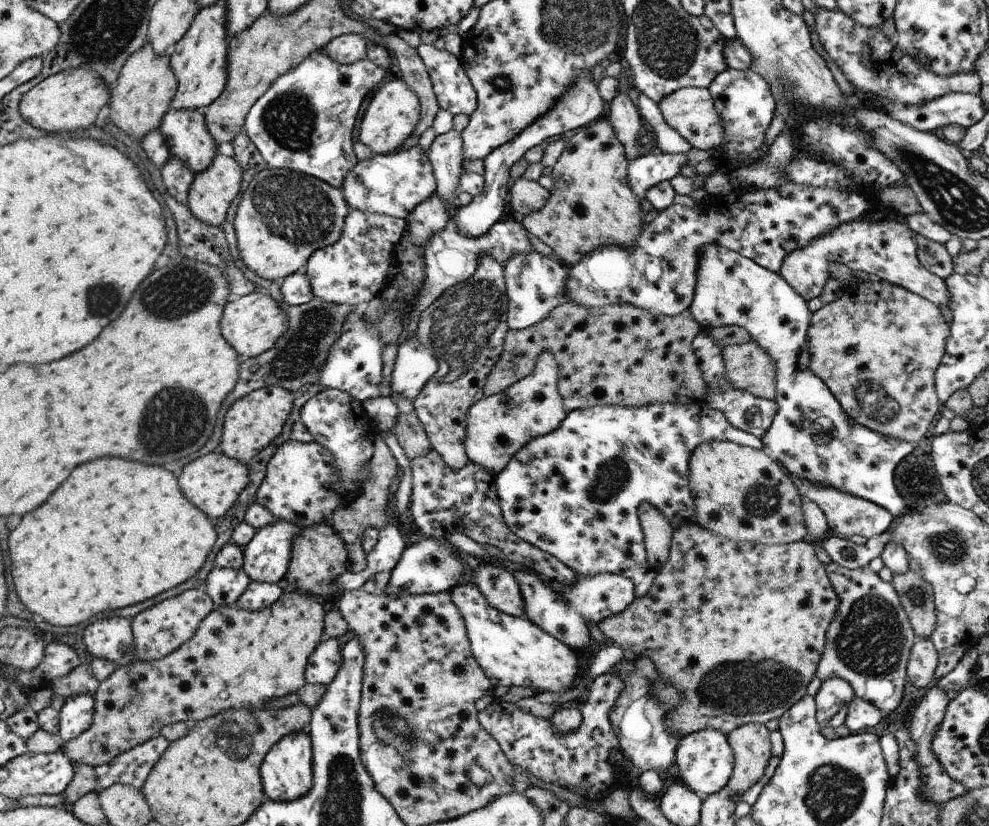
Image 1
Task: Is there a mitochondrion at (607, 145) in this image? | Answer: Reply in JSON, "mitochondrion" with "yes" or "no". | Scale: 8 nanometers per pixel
{"mitochondrion":"no"}

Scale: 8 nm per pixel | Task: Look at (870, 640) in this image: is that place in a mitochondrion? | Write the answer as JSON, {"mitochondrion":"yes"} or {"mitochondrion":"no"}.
{"mitochondrion":"yes"}

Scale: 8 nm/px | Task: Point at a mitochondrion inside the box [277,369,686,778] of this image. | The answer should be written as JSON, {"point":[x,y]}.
{"point":[385,726]}

